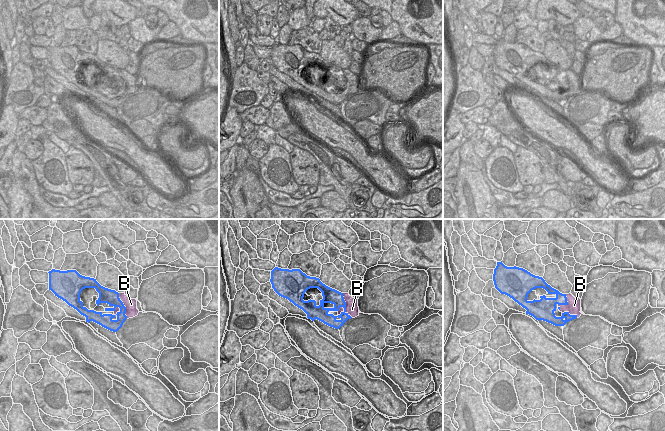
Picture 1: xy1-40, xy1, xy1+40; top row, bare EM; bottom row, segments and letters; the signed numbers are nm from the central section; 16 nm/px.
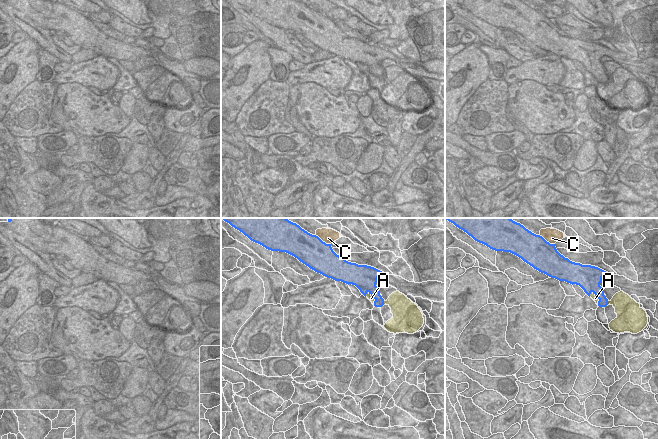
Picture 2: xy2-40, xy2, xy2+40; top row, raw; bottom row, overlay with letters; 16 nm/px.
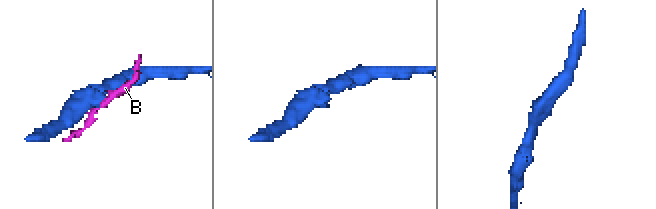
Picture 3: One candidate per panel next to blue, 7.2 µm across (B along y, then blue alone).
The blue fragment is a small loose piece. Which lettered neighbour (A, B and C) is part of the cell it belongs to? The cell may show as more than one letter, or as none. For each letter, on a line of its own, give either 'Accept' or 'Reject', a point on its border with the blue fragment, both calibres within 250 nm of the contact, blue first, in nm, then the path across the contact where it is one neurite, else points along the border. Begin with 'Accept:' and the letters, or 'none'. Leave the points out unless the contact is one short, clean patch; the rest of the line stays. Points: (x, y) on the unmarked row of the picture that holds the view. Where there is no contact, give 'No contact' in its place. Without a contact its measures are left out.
Accept: A
A: Accept. Touches blue at xy2 (383, 79). Thickness 160 nm (blue) against 320 nm
B: Reject. Touches blue at xy1 (345, 81). Thickness 240 nm (blue) against 200 nm
C: Reject. Touches blue at xy2 (322, 17). Thickness 480 nm (blue) against 240 nm.

